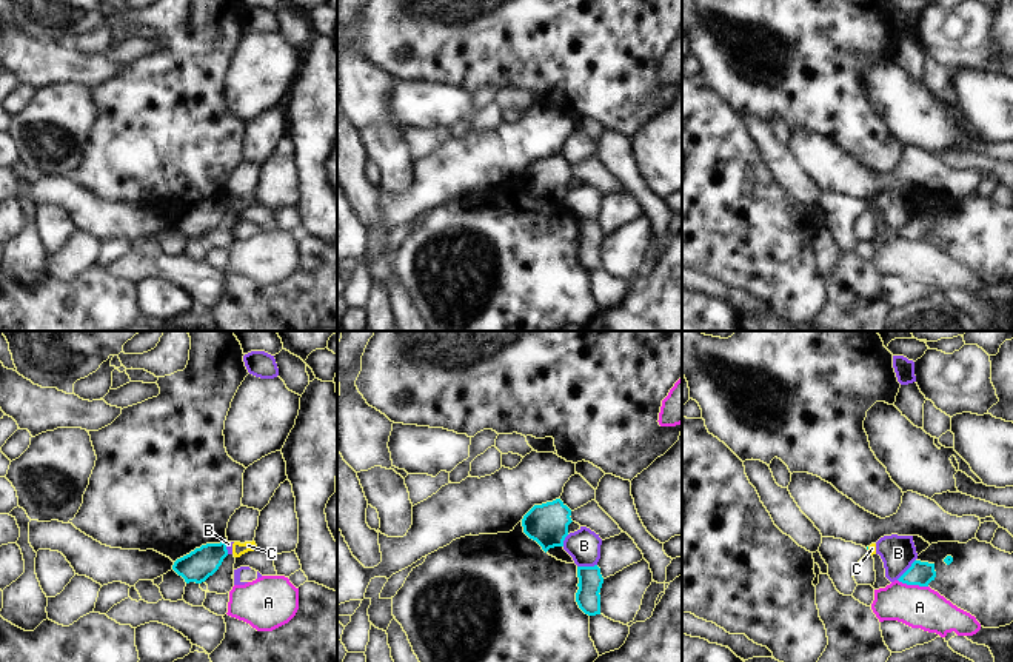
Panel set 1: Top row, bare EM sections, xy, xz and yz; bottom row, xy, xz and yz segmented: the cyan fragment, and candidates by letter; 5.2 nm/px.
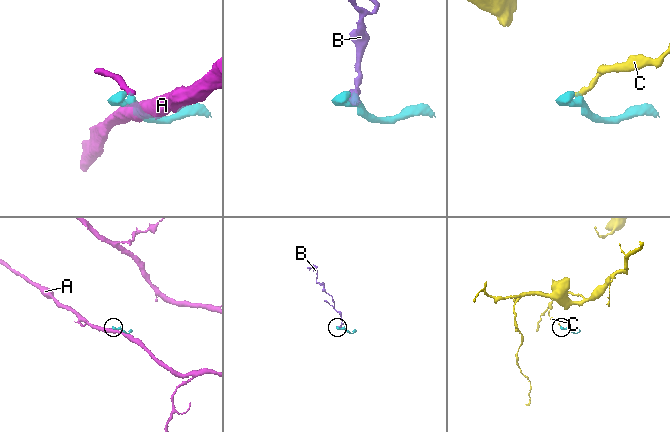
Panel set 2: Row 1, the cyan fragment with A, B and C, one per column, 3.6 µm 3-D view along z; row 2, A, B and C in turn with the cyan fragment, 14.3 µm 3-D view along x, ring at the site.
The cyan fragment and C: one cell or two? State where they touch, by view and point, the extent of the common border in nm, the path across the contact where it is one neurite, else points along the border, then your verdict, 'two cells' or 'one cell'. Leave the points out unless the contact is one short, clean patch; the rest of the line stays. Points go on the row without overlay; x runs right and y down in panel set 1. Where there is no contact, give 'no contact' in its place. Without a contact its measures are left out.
no contact; two cells

